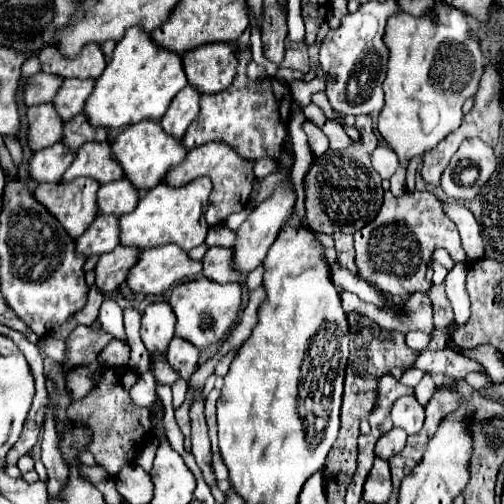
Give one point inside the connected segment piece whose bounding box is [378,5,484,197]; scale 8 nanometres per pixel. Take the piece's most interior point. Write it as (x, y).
(435, 64)

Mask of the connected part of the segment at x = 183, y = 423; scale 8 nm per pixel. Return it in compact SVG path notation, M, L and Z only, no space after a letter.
M192 395L186 397L186 401L176 409L176 423L180 425L180 431L184 437L190 437L190 417L188 417L188 407L192 403Z

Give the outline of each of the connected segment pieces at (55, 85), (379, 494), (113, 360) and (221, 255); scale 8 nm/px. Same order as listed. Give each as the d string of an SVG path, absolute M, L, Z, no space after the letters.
M36 73L28 79L26 87L24 87L24 101L26 105L40 105L40 103L48 103L54 99L54 95L60 91L60 85L64 83L64 79L60 79L58 75L48 75L48 73Z
M376 457L374 467L364 483L364 499L366 503L384 503L392 493L392 481L390 481L390 469L388 461Z
M118 339L108 343L104 351L100 353L100 363L106 363L108 367L126 367L130 359L130 347Z
M210 247L202 259L204 263L204 277L218 281L218 283L246 283L248 273L240 273L232 265L232 249L230 247Z

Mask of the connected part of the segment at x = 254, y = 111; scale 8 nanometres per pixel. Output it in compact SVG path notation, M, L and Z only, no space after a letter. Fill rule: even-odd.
M238 51L240 67L236 81L232 87L214 93L214 95L202 95L200 99L200 115L196 121L186 129L186 135L182 137L182 143L186 149L200 147L210 141L222 141L234 147L242 157L248 159L262 159L272 157L280 161L286 169L292 169L294 165L294 153L288 151L288 119L292 115L294 97L290 87L284 81L278 81L276 77L264 77L260 81L252 81L246 75L246 67L252 61L250 51Z

